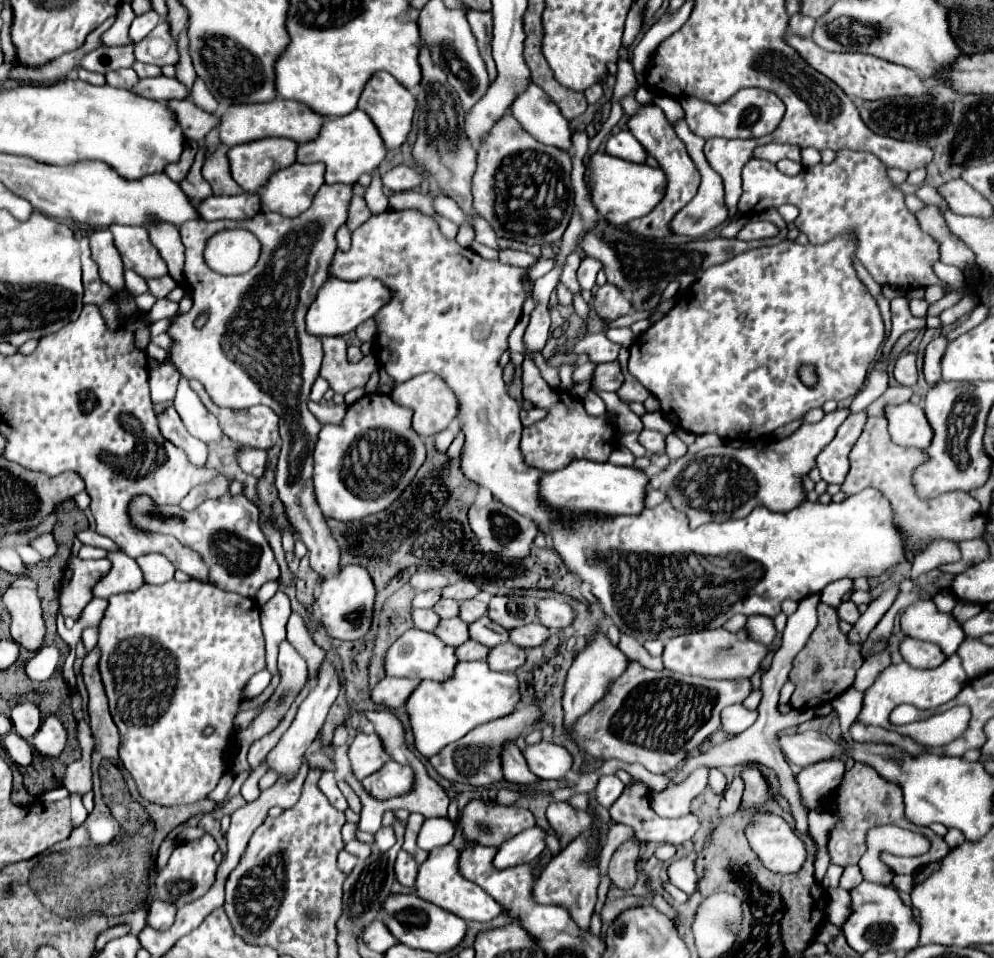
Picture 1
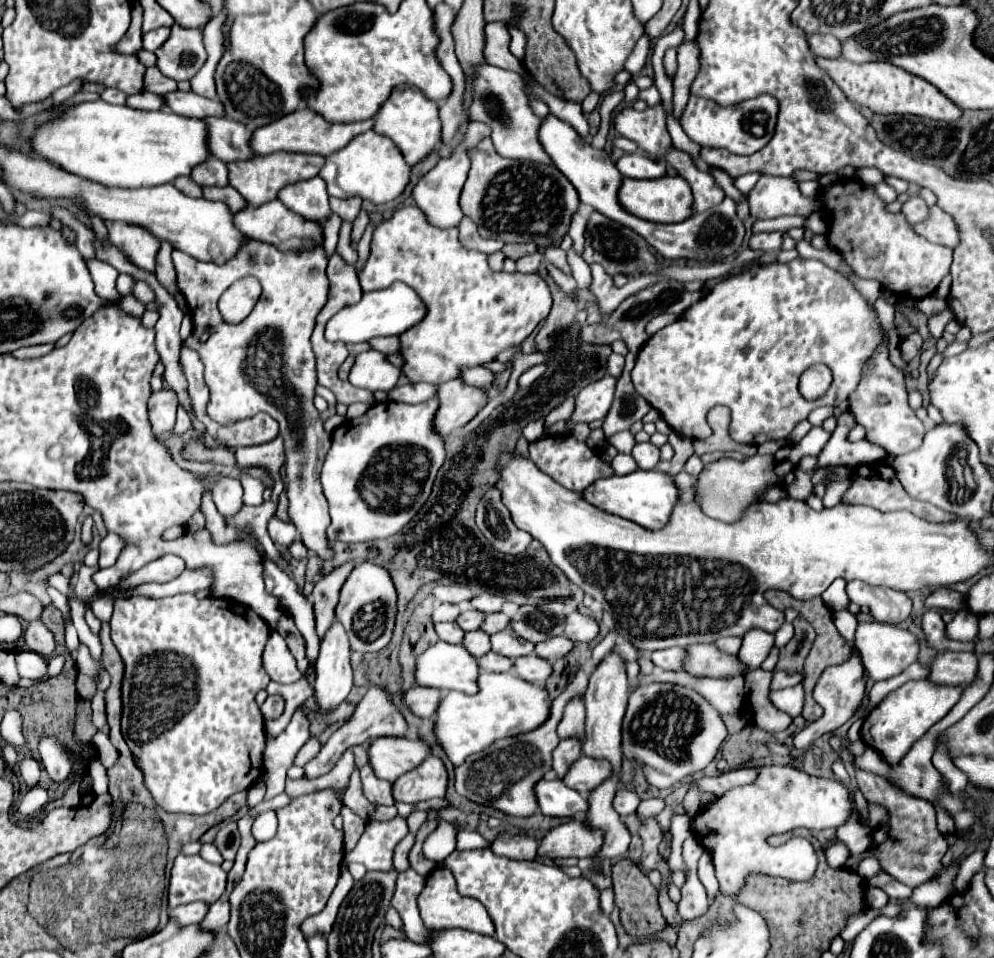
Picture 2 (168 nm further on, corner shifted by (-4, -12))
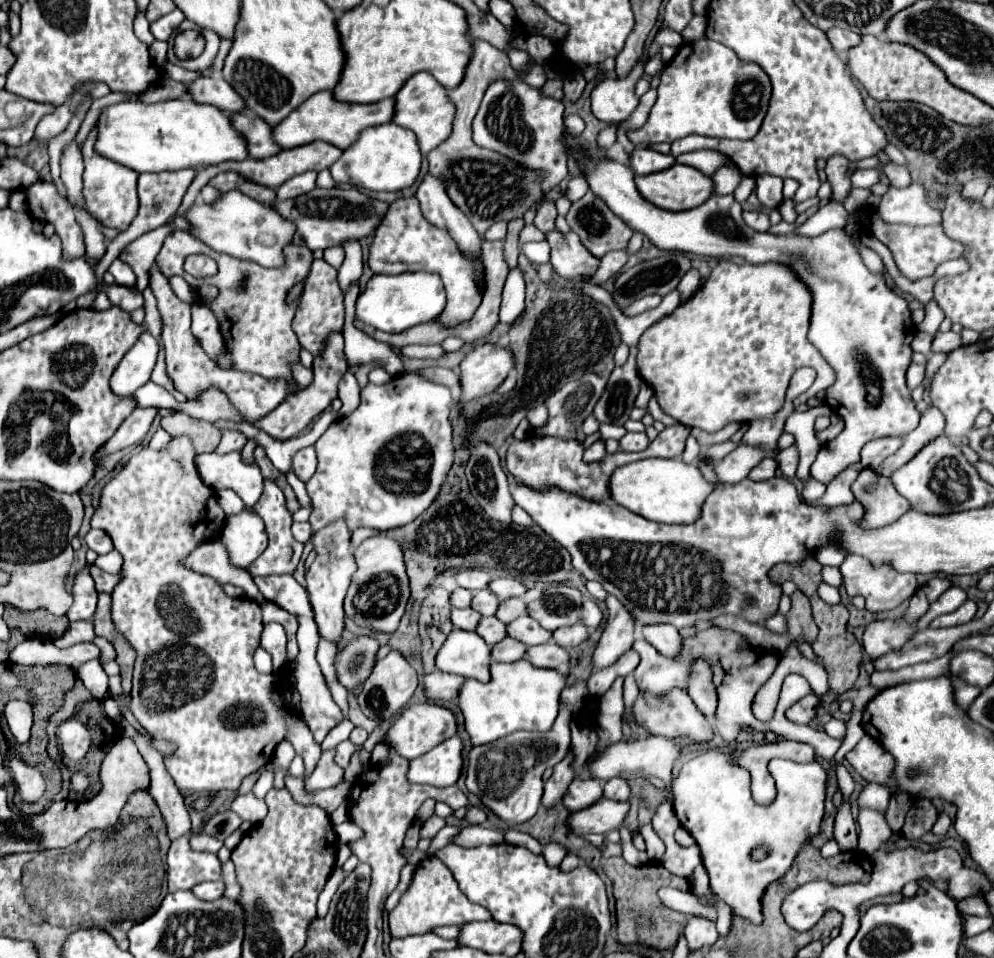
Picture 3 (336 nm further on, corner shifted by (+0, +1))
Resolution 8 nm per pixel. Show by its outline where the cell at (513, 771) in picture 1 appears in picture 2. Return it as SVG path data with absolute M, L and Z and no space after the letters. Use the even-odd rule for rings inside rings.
M541 779L535 783L539 811L549 817L573 817L587 811L587 799L573 789L567 789L559 779Z

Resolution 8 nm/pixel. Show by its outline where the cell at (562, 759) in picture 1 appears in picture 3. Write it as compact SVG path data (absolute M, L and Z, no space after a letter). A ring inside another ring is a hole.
M649 736L645 740L635 740L635 742L617 742L595 756L595 760L589 764L589 772L593 778L597 778L601 782L607 782L609 778L615 778L615 776L621 776L625 780L655 776L666 786L670 786L673 764L681 756L683 748L685 748L683 742L671 740L667 736ZM673 750L677 750L677 752L673 752Z

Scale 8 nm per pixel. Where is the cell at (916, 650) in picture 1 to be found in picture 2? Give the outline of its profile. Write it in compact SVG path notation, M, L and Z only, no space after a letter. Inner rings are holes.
M939 653L931 661L929 681L937 685L969 685L977 673L975 653Z

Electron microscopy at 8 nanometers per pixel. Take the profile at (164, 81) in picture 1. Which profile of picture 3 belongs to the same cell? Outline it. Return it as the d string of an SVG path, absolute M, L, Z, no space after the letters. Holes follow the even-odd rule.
M199 78L189 86L189 96L201 104L217 106L229 114L243 112L243 98L223 78Z

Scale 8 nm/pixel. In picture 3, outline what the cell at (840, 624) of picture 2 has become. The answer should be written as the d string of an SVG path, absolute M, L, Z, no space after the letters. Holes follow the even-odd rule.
M819 584L819 588L817 588L817 594L819 594L819 598L823 600L823 602L827 602L827 604L839 604L839 590L835 588L835 586L829 586L829 584Z

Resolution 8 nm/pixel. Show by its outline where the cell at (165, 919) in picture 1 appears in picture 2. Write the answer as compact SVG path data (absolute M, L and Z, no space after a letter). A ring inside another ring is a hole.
M197 901L197 903L189 903L189 905L179 905L173 911L169 911L169 919L175 921L179 927L187 927L187 925L195 925L199 923L205 913L207 913L207 905Z

